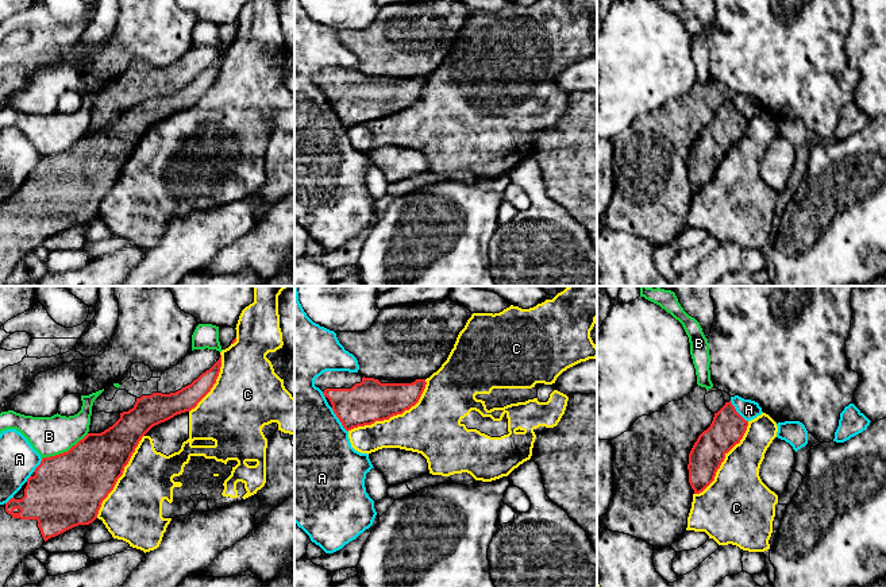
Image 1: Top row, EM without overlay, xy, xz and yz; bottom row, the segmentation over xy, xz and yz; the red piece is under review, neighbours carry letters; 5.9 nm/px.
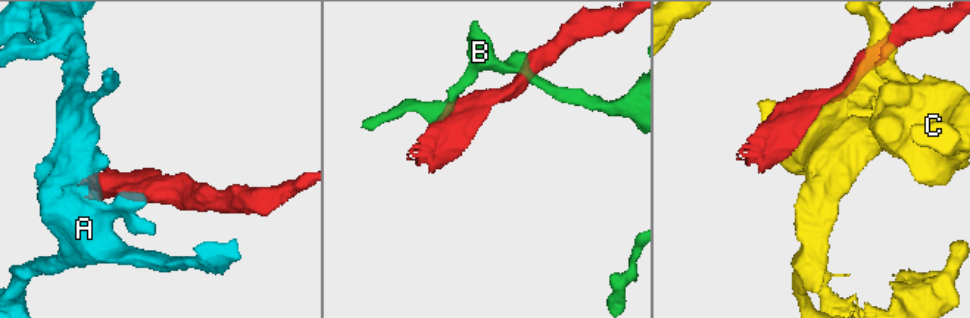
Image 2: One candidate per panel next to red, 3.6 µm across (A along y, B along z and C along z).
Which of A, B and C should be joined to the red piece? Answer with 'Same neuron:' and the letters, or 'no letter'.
Same neuron: no letter

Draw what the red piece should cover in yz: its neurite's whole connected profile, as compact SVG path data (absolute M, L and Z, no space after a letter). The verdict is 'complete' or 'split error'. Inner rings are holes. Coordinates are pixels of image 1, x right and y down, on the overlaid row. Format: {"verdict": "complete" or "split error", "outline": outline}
{"verdict": "complete", "outline": "M732 402L714 413L710 426L704 430L689 453L689 483L694 494L702 493L716 476L725 455L740 443L748 426Z"}

